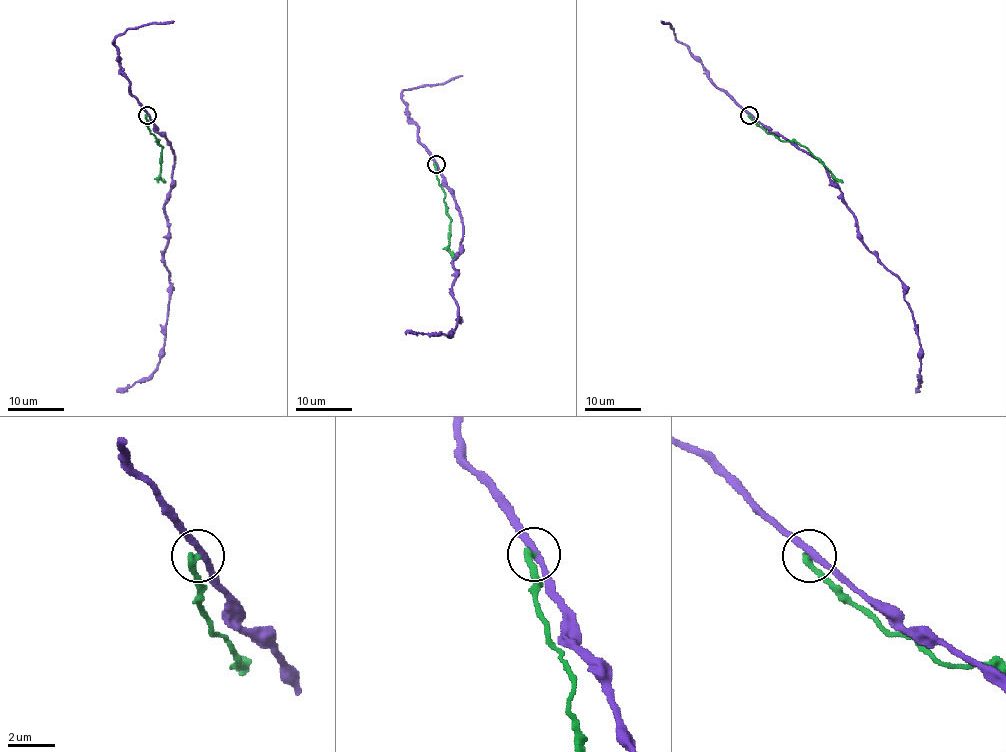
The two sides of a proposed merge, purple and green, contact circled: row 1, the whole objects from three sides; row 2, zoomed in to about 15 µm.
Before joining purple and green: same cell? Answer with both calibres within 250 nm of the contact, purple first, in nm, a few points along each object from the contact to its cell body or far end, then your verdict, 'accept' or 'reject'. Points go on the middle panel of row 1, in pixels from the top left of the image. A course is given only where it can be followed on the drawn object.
280 nm thick on the purple side, 320 nm on the other; purple runs (435, 163), (455, 201), (462, 229), (460, 252), (453, 260), (456, 326), (451, 335), (406, 335); green runs (435, 163), (435, 175), (445, 194), (445, 211), (451, 220), (449, 250), (453, 257); reject

